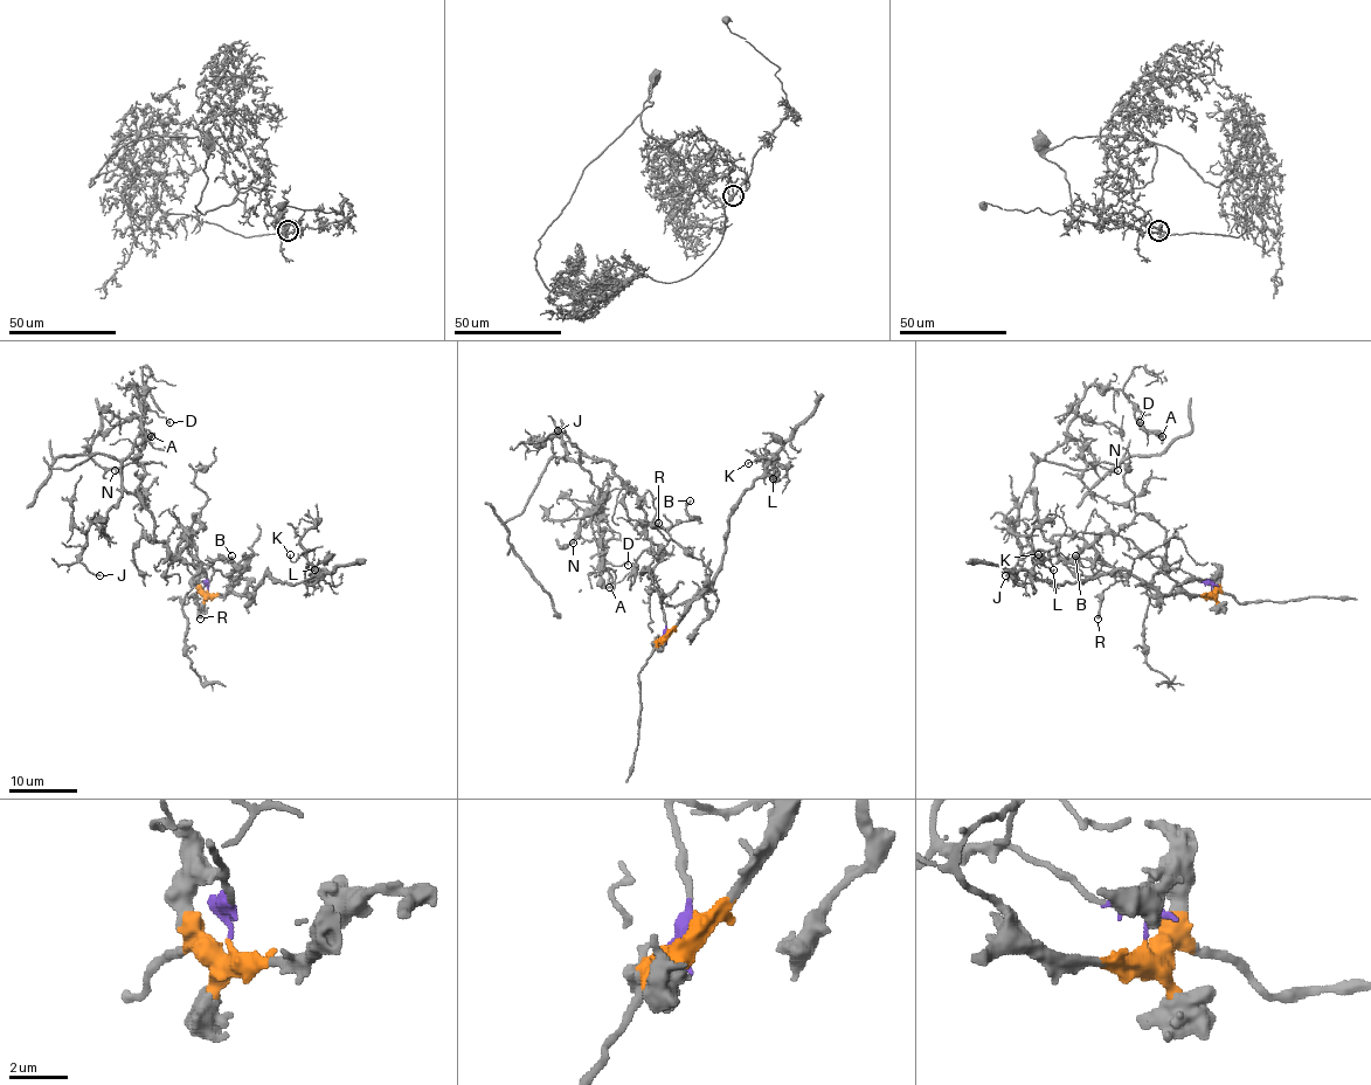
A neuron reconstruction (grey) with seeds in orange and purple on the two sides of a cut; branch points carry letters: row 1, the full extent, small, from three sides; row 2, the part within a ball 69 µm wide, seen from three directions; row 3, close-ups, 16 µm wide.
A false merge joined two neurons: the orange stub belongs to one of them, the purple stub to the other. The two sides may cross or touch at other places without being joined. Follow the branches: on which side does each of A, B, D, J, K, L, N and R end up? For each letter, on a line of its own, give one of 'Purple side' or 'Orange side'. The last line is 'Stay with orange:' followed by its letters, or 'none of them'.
A: Purple side
B: Purple side
D: Purple side
J: Purple side
K: Orange side
L: Orange side
N: Purple side
R: Purple side
Stay with orange: K, L

